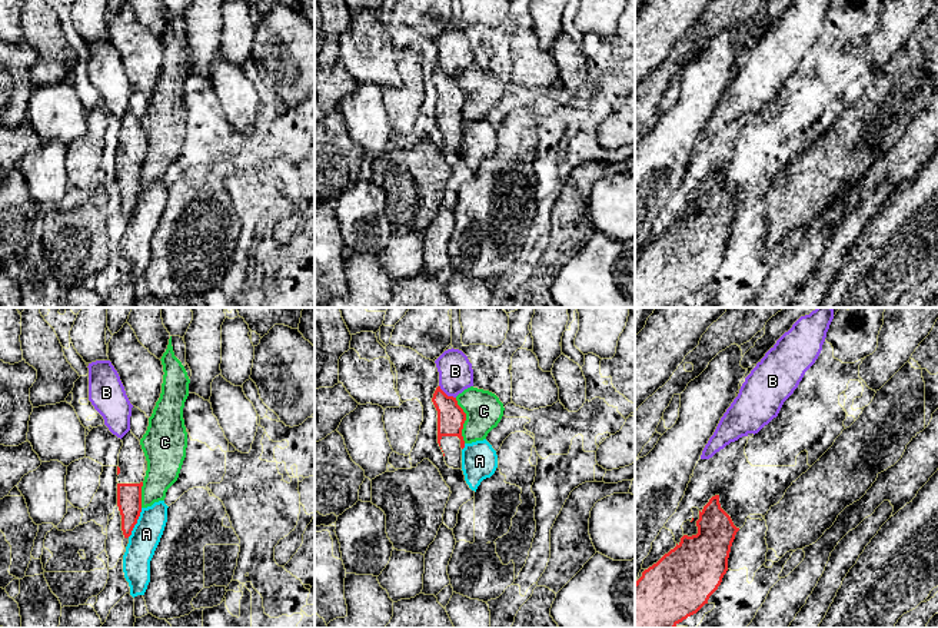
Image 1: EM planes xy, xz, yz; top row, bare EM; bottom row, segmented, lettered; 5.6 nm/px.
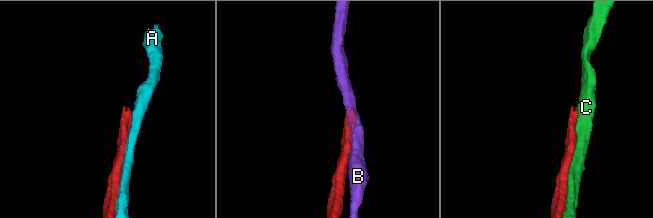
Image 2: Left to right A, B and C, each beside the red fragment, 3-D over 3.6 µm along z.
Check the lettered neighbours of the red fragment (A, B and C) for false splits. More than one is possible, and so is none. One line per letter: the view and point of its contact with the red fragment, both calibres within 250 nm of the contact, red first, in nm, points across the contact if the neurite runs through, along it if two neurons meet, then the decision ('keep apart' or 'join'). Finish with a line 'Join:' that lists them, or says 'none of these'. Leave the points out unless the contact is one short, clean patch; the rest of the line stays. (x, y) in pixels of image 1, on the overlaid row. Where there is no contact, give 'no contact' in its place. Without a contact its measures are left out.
A: xy (136, 522) | 140/160 nm | keep apart
B: xz (445, 394) | 160/190 nm | keep apart
C: xz (465, 419) | 160/220 nm | keep apart
Join: none of these

